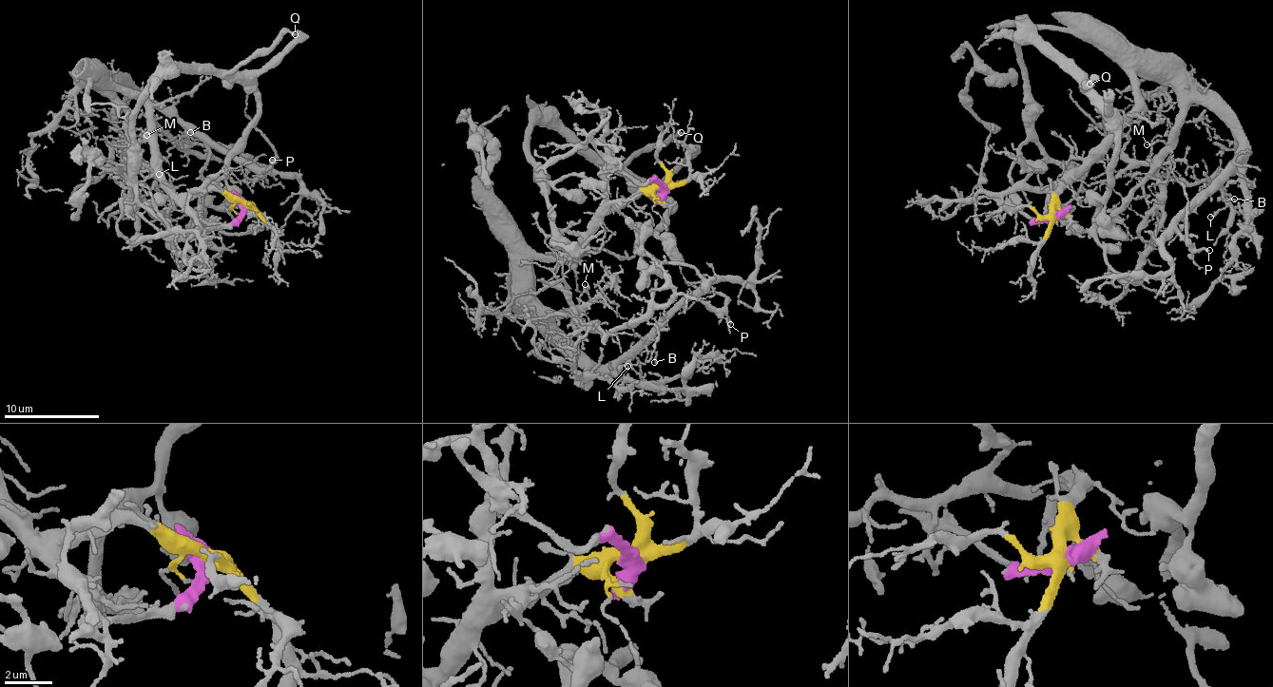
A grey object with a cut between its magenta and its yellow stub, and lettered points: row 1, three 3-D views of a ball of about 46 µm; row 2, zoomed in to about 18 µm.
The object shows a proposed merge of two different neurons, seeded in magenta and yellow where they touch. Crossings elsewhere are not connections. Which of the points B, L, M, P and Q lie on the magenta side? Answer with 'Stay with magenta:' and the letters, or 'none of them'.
Stay with magenta: none of them

